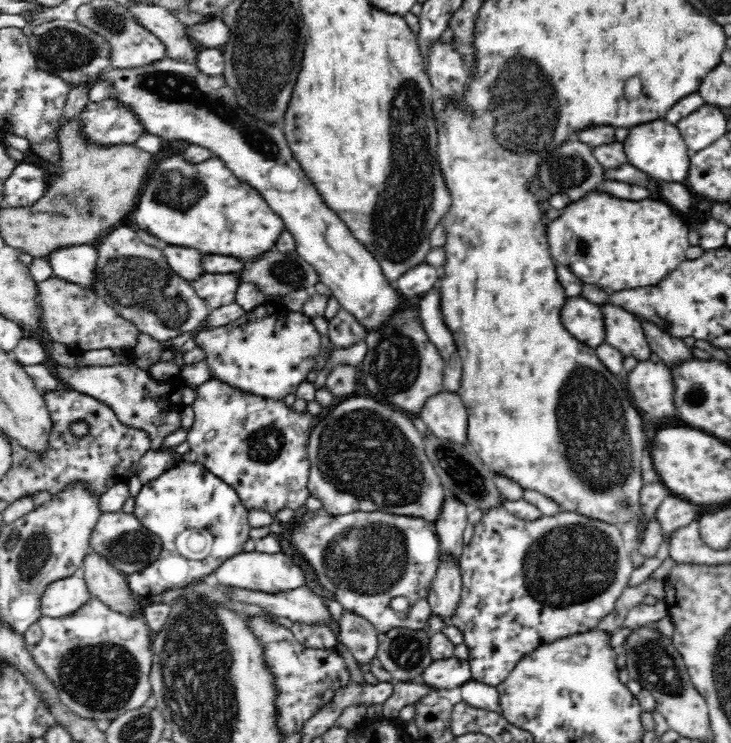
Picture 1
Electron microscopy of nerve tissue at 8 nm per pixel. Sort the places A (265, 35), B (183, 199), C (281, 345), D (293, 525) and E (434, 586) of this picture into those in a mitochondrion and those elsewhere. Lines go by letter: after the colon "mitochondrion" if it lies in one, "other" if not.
A: mitochondrion
B: mitochondrion
C: other
D: other
E: other

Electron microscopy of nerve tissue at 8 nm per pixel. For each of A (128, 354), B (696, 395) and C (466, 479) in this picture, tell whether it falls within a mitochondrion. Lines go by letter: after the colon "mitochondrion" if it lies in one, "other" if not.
A: other
B: mitochondrion
C: mitochondrion

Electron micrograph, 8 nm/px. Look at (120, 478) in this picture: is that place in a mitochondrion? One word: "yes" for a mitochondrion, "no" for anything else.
no

